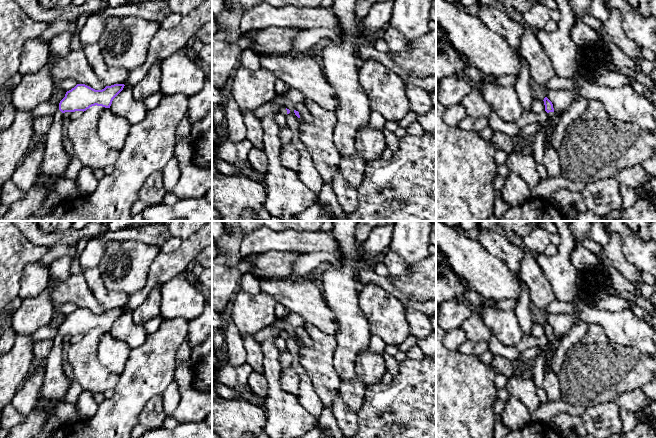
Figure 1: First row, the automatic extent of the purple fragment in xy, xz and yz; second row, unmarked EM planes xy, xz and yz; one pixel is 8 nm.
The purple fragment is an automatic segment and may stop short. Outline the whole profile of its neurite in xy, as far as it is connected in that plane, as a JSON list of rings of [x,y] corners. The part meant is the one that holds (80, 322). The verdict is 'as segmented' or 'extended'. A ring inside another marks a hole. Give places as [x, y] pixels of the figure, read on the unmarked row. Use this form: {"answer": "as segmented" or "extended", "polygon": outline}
{"answer": "extended", "polygon": [[[77,308],[67,315],[59,327],[59,334],[54,339],[54,346],[46,359],[46,371],[41,388],[42,399],[40,406],[45,402],[63,401],[71,383],[68,370],[64,366],[63,338],[65,336],[86,335],[92,330],[110,332],[113,323],[123,314],[124,308],[106,310],[102,314],[95,314],[85,308]]]}

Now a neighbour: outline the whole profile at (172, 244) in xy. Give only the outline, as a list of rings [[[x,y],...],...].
[[[171,236],[165,244],[160,247],[160,252],[165,254],[171,254],[175,252],[181,246],[182,240]]]

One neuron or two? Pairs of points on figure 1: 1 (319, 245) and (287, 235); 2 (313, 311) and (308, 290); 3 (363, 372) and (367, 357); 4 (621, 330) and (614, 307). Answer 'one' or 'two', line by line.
1: one
2: one
3: one
4: two

